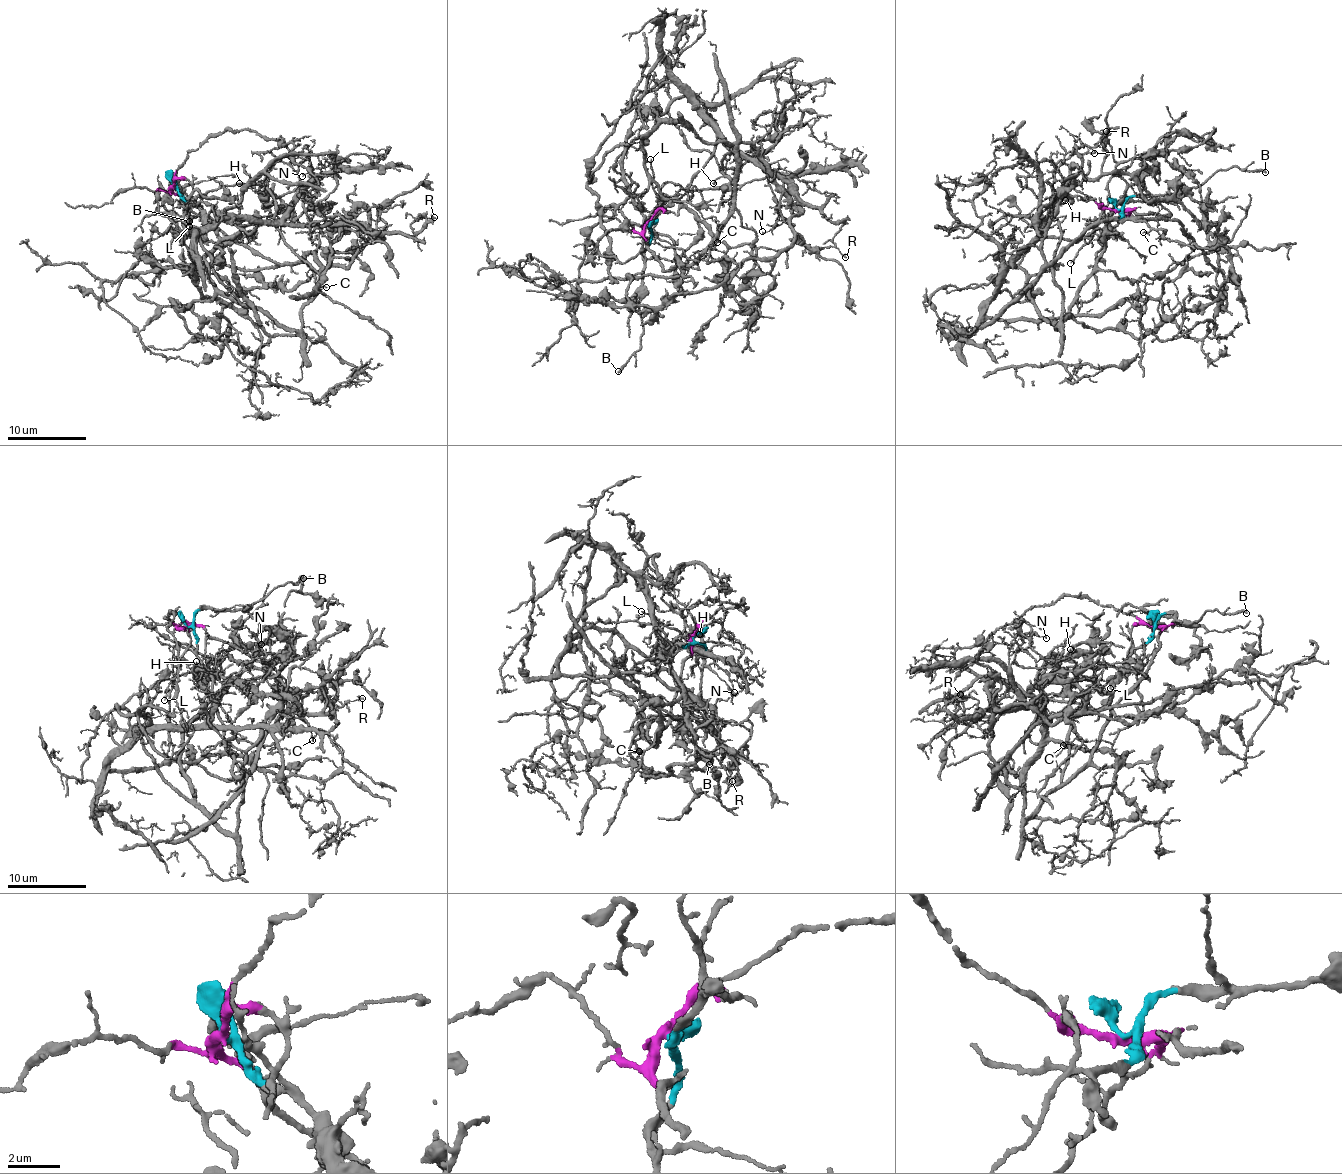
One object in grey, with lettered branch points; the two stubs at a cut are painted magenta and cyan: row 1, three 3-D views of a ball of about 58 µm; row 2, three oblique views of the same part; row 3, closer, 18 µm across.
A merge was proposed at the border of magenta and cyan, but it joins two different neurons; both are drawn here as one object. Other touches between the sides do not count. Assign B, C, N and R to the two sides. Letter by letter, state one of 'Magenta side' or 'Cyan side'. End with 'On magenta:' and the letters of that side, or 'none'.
B: Cyan side
C: Magenta side
N: Cyan side
R: Cyan side
On magenta: C

